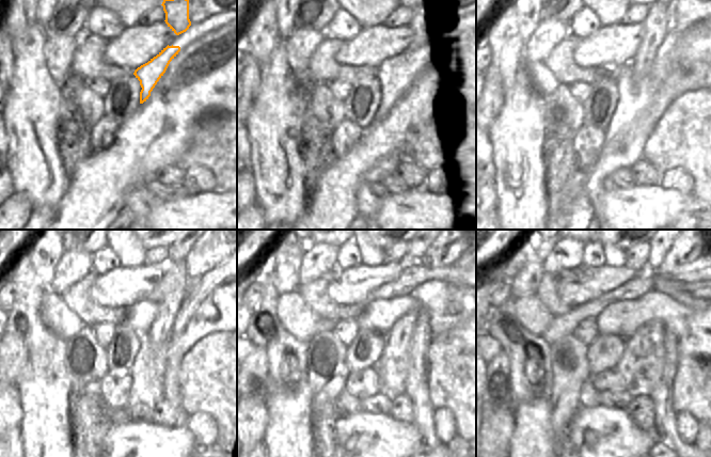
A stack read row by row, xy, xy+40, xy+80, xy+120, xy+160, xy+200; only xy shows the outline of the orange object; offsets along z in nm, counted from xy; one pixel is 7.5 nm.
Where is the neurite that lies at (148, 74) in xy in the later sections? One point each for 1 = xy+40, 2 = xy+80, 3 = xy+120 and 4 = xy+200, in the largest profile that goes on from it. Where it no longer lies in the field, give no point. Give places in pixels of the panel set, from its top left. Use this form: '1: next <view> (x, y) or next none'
1: next xy+40 (394, 75)
2: next xy+80 (635, 90)
3: next xy+120 (148, 368)
4: next xy+200 (633, 373)

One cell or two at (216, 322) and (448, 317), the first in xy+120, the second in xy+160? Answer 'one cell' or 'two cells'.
one cell

